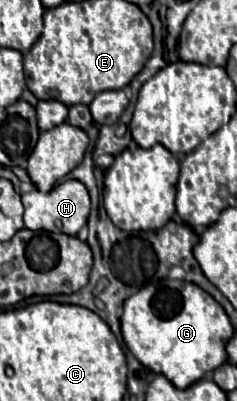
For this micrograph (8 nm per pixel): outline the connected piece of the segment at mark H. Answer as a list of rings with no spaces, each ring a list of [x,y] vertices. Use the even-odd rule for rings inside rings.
[[[67,180],[59,186],[55,186],[51,192],[39,192],[31,190],[21,196],[25,212],[23,222],[29,230],[43,230],[43,232],[63,232],[69,236],[75,236],[89,218],[89,194],[87,188],[79,180]]]

